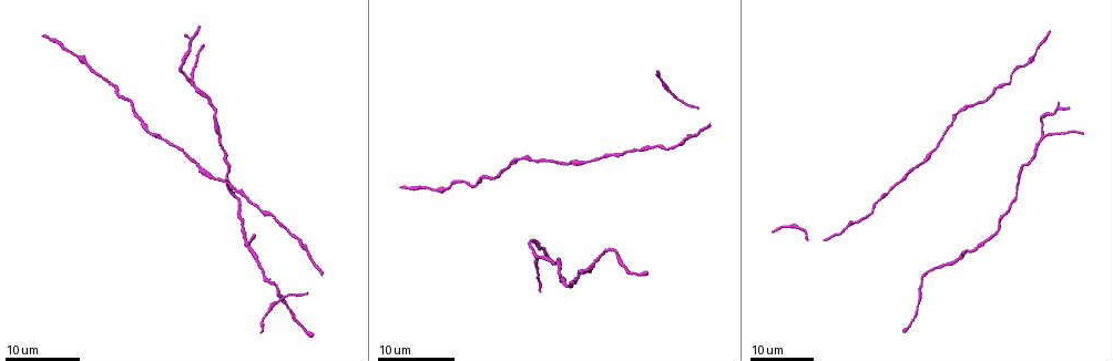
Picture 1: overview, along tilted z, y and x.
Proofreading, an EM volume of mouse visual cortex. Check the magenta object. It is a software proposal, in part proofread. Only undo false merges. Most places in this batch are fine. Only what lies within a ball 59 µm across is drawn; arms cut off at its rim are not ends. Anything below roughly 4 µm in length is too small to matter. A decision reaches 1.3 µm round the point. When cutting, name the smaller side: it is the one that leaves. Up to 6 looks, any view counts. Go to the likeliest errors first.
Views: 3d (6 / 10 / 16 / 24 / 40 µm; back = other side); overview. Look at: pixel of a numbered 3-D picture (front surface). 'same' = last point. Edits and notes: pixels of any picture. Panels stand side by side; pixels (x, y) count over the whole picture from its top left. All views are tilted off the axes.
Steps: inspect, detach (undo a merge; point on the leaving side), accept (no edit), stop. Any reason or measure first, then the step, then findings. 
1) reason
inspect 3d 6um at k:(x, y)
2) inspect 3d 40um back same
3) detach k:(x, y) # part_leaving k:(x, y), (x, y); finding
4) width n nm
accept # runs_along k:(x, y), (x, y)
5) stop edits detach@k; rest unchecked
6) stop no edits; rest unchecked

branch point
inspect 3d 24um at 1:(191, 83)

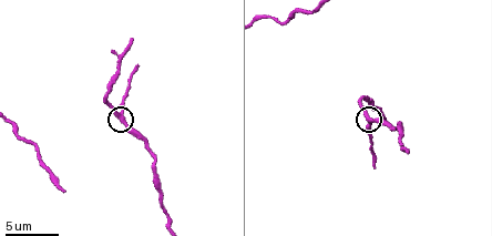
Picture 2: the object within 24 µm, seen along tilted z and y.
inspect 3d 10um at 2:(121, 117)

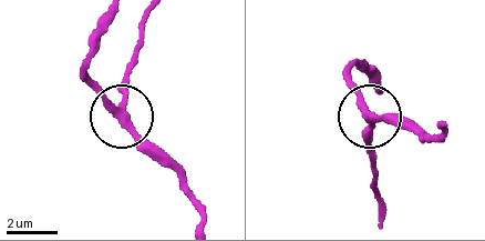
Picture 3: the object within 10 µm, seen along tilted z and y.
inspect 3d 10um back at 3:(369, 119)

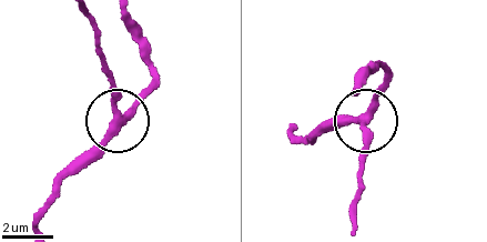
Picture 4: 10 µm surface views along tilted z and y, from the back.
arms 3
accept # all the same neuron

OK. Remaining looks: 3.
inspect 3d 6um at 2:(10, 121)

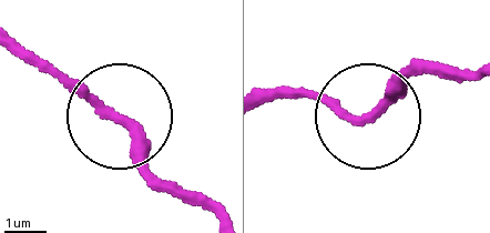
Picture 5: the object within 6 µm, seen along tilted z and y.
inspect 3d 6um back at 5:(379, 113)

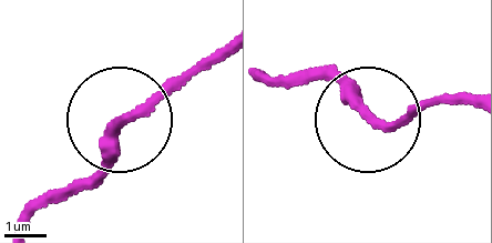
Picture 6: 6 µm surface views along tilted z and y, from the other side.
side_arm 14 um
accept # continuous, no second neuron

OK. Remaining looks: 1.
stop no edits; rest unchecked

